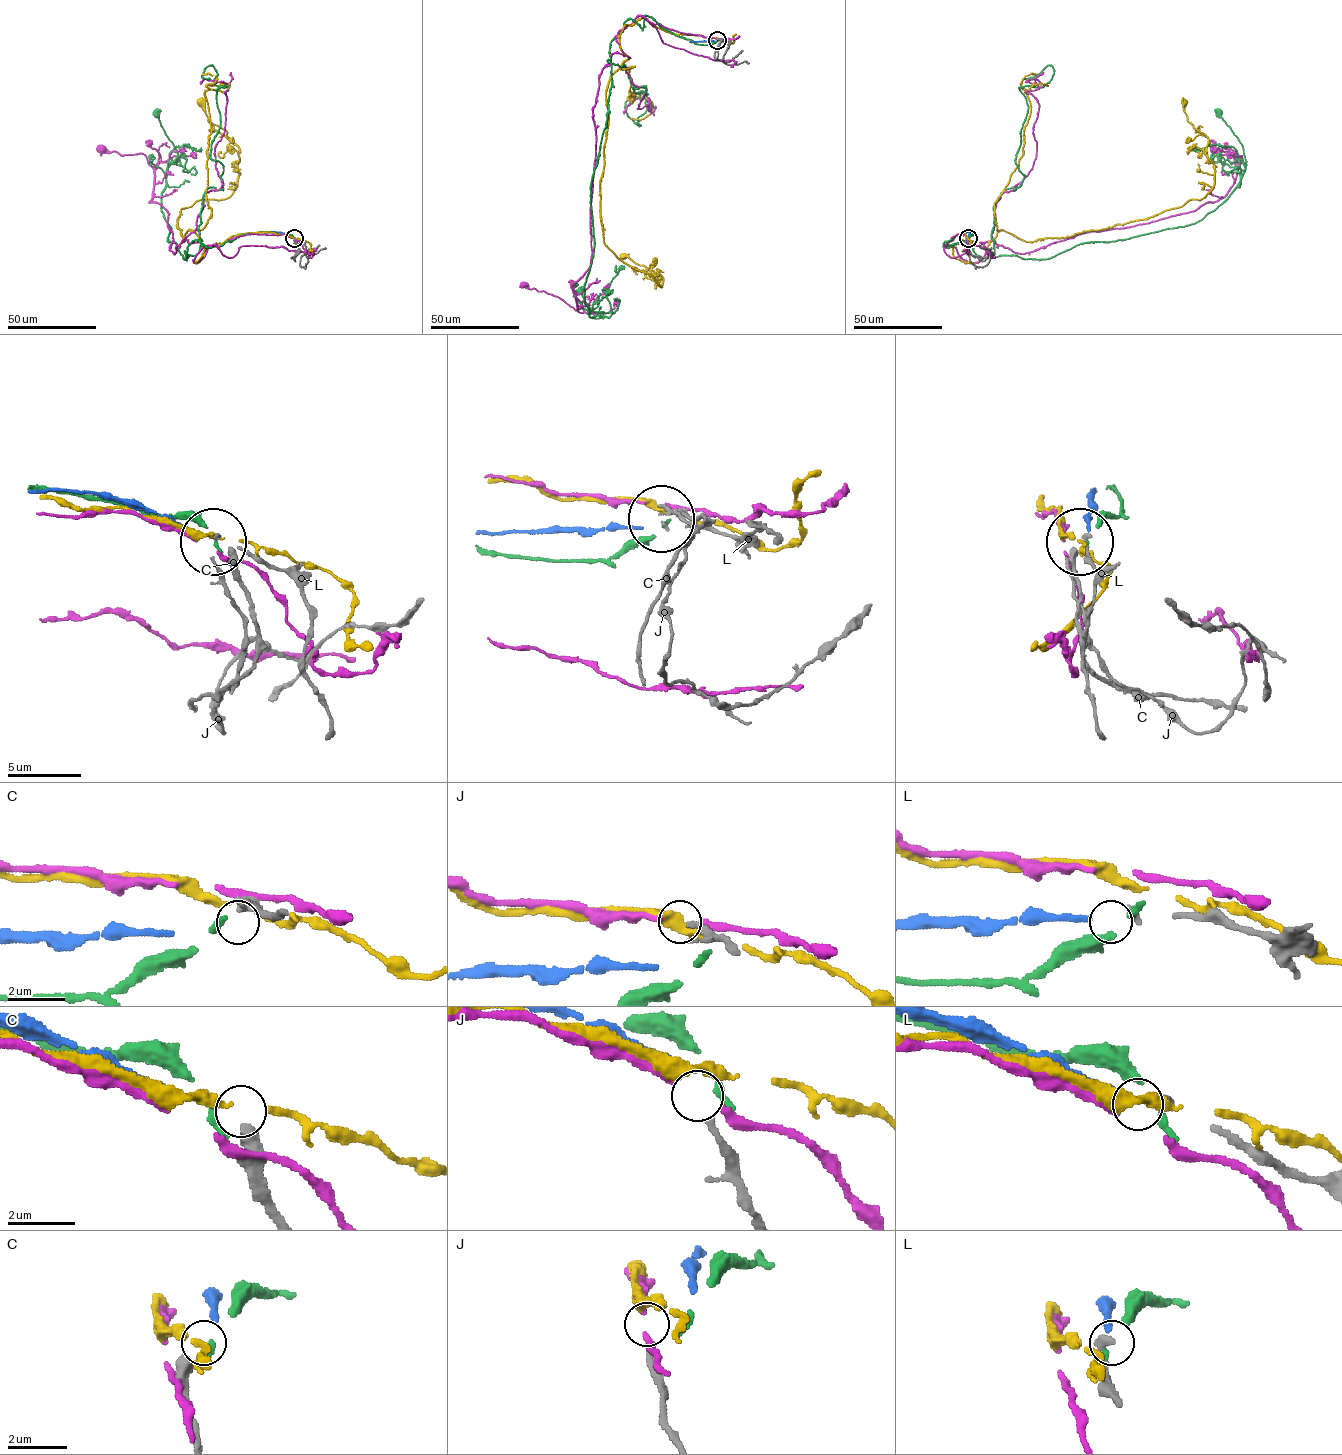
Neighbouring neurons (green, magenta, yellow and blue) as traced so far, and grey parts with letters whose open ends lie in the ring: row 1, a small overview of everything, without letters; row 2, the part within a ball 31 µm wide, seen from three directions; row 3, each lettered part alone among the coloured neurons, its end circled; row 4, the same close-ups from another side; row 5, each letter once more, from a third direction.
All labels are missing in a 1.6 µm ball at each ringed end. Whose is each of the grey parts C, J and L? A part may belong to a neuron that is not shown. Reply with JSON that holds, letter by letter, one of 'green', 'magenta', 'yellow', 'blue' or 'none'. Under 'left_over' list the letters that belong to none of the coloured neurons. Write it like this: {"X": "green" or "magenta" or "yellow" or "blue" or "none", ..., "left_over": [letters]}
{"C": "none", "J": "yellow", "L": "blue", "left_over": ["C"]}

